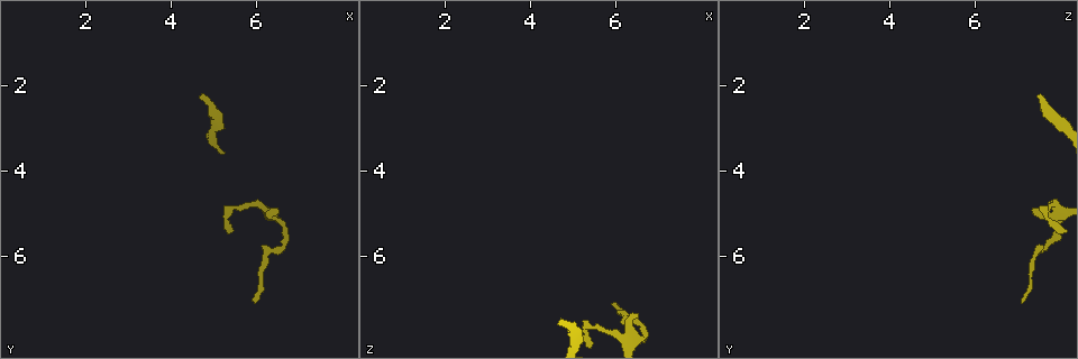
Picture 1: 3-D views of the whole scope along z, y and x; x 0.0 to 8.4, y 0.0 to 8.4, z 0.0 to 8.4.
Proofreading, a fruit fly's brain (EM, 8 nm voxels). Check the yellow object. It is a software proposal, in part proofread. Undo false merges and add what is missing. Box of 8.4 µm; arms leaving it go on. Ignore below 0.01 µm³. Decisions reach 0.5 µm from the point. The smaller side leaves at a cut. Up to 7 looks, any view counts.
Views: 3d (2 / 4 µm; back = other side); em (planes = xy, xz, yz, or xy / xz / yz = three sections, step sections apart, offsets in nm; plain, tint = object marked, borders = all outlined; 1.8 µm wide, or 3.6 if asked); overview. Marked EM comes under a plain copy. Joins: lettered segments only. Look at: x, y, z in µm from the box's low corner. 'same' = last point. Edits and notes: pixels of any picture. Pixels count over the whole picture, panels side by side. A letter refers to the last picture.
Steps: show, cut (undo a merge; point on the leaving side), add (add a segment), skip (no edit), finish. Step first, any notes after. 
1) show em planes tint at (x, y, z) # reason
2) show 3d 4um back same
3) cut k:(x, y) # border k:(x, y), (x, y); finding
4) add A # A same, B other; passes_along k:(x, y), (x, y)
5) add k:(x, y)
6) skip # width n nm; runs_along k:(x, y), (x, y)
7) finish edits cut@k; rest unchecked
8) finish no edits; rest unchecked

show 3d 4um at (6.50, 4.90, 7.35) # thin end

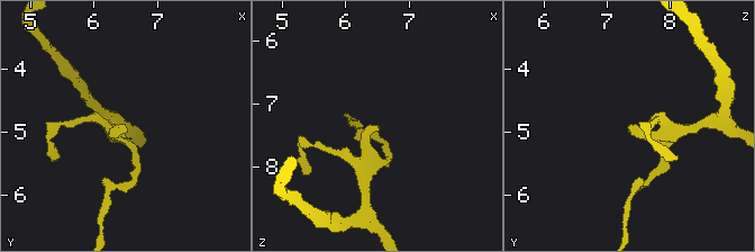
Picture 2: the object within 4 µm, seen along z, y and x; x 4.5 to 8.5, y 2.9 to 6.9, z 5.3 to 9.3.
show em planes borders at (6.50, 4.85, 7.40)

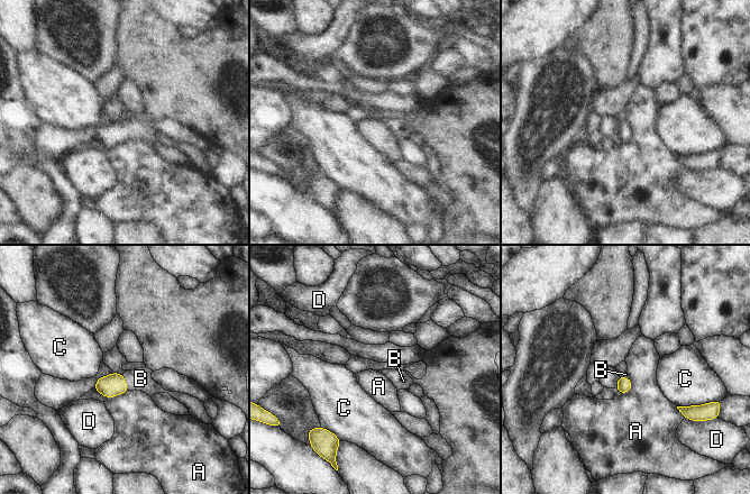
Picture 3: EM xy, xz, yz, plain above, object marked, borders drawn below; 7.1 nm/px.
add B # width 110 nm; longest_contact C 160 nm; A other, B same, C other, D other; the neuron continues

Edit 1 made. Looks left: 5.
show 3d 2um at (5.90, 7.00, 7.10) # branch stops here

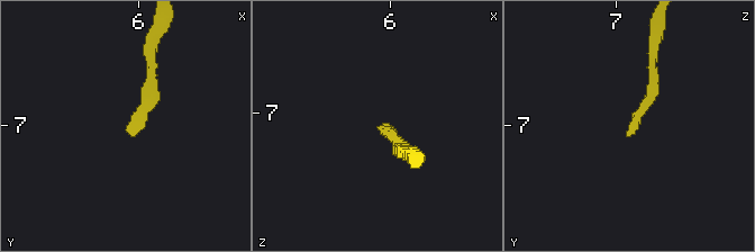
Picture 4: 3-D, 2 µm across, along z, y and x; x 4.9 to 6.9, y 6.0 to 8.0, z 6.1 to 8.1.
show em planes tint at (5.94, 7.04, 7.08) # now the EM

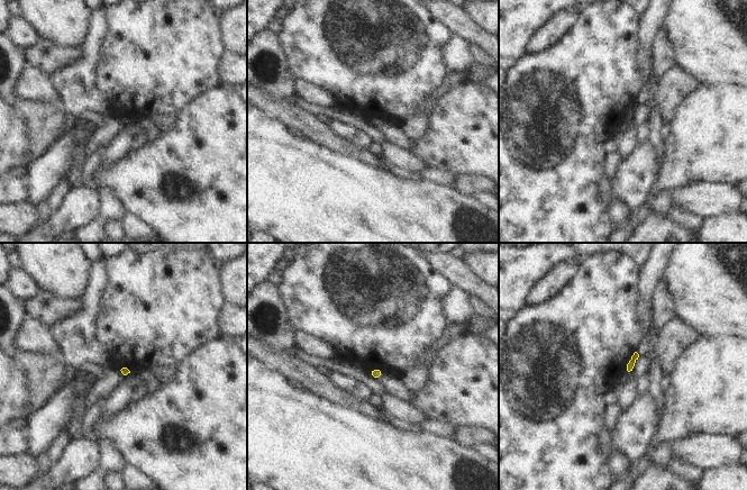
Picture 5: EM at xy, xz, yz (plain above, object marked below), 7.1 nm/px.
show em planes borders same

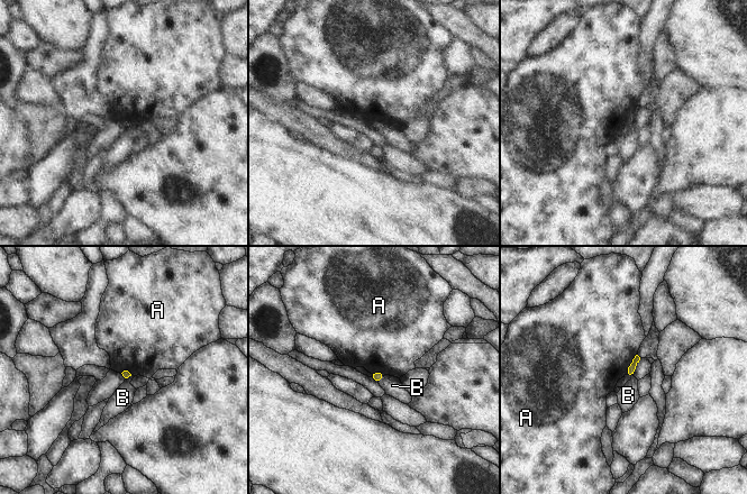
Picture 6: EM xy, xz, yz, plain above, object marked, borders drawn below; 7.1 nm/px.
skip # A other, B other; border 6:(637, 354), (625, 374); no lettered segment goes on from it

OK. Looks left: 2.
finish edits add@3; rest unchecked

